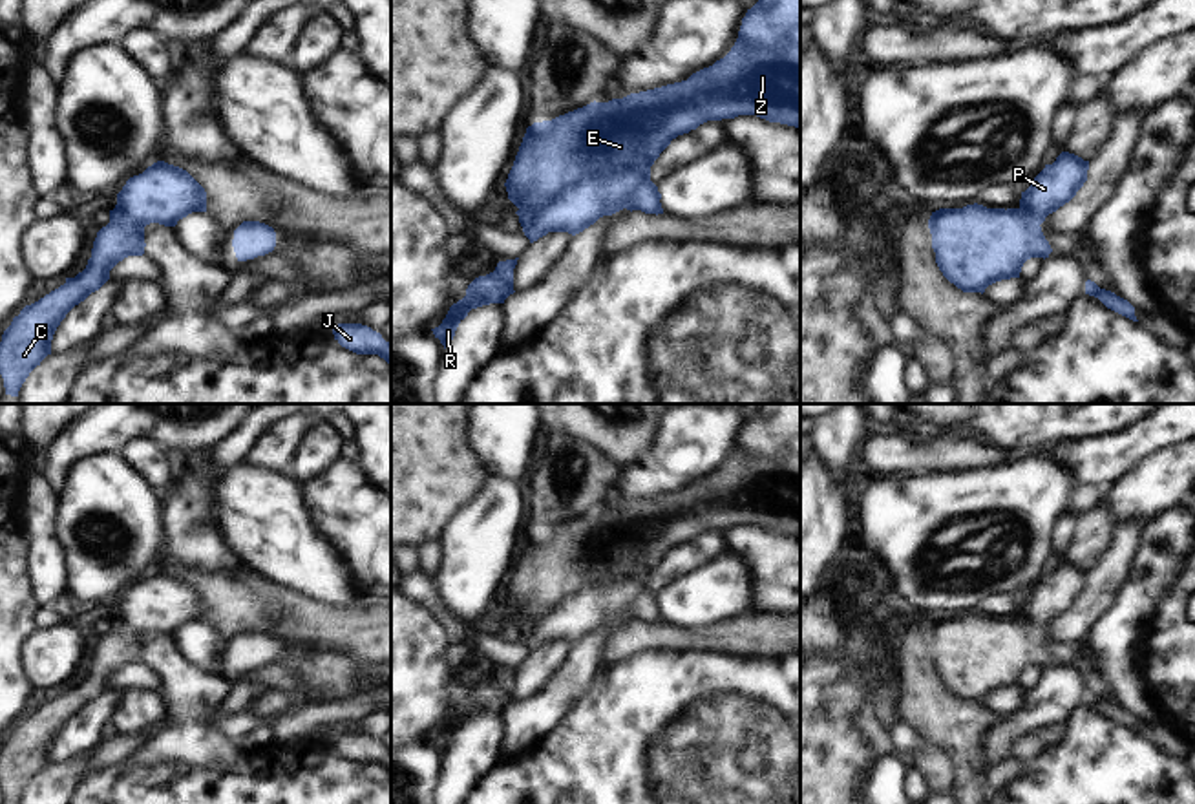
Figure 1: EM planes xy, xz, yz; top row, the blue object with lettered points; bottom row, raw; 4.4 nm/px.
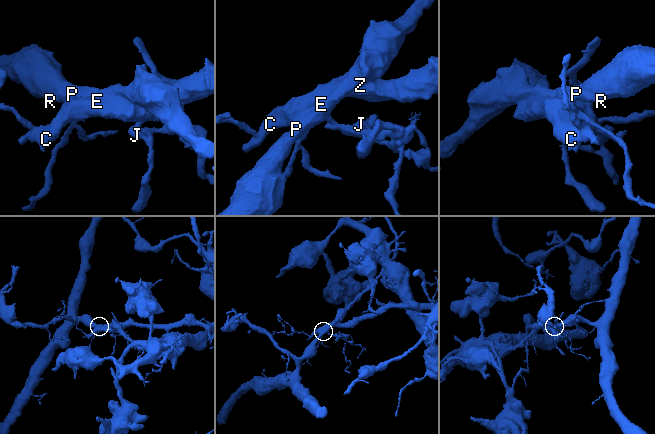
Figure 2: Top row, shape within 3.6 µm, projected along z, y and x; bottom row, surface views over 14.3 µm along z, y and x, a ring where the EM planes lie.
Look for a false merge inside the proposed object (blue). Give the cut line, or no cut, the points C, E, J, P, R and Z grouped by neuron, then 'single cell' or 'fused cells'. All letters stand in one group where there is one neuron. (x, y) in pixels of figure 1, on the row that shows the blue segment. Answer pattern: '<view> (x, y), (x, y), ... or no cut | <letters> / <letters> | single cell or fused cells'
xz (655, 158), (634, 161), (603, 178), (571, 187), (523, 229) | C E Z / J P R | fused cells

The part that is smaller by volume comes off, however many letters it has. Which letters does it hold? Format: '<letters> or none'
C, E, Z

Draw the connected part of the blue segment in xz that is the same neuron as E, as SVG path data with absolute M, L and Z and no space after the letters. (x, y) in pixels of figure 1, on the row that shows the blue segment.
M800 40L780 51L731 51L687 80L630 93L608 102L590 102L552 121L526 128L513 166L504 183L508 199L519 208L519 223L530 227L566 190L605 179L636 161L654 161L678 135L707 121L756 115L769 122L800 128Z

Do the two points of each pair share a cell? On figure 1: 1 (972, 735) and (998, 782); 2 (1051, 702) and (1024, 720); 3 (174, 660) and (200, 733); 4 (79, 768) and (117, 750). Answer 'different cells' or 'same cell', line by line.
1: different cells
2: same cell
3: same cell
4: same cell

